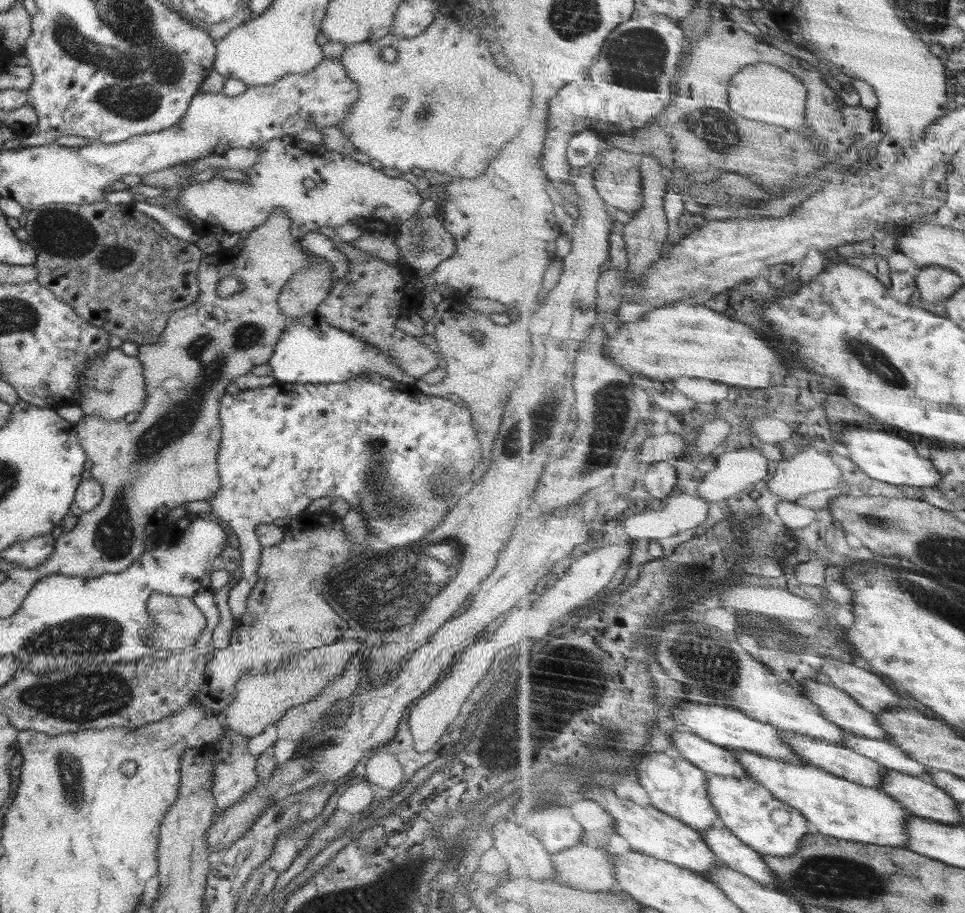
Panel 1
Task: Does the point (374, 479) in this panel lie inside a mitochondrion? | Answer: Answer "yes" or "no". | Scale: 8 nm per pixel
yes

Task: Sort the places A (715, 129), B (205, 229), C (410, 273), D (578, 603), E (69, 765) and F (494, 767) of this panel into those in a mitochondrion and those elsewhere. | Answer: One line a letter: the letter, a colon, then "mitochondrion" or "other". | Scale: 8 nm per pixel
A: mitochondrion
B: other
C: other
D: other
E: mitochondrion
F: mitochondrion

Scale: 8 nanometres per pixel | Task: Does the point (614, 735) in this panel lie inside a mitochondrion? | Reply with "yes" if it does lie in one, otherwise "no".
yes

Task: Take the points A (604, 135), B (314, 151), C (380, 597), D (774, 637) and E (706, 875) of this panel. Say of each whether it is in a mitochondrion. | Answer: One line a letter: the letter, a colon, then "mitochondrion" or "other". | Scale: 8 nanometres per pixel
A: other
B: other
C: mitochondrion
D: other
E: other

